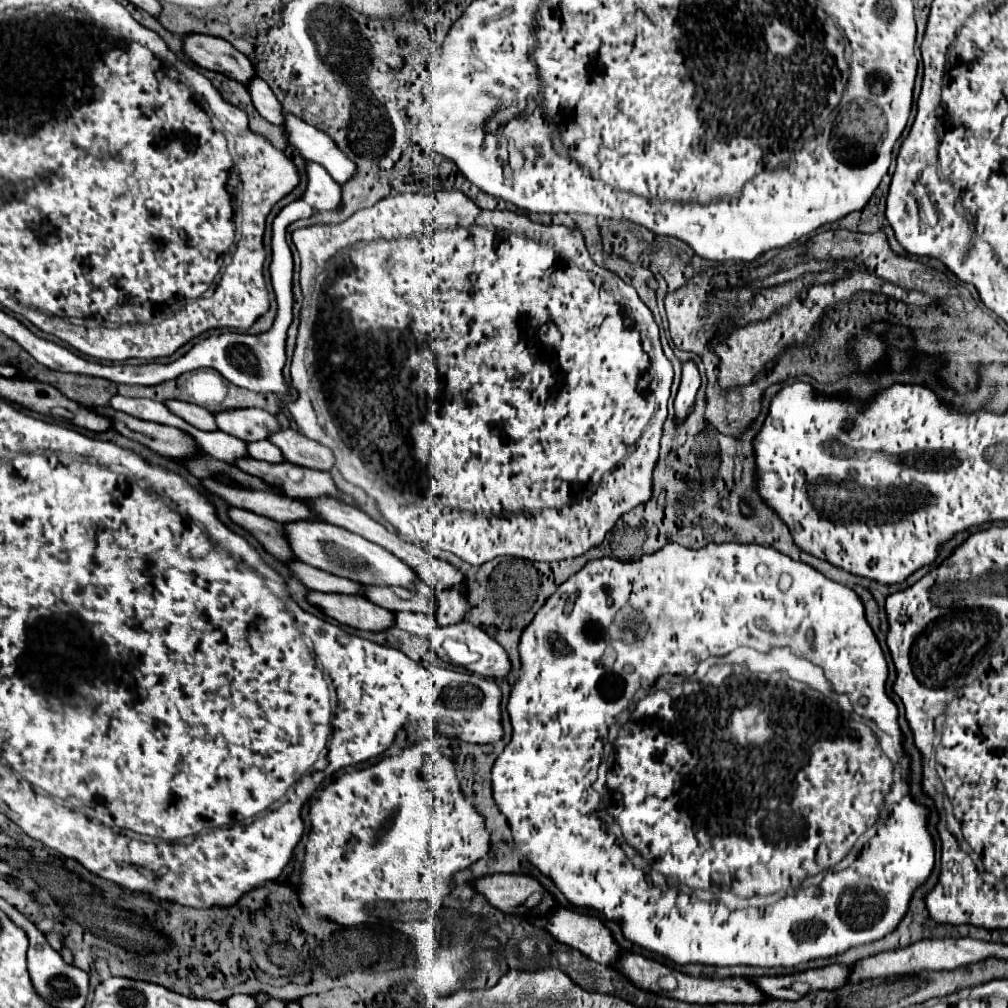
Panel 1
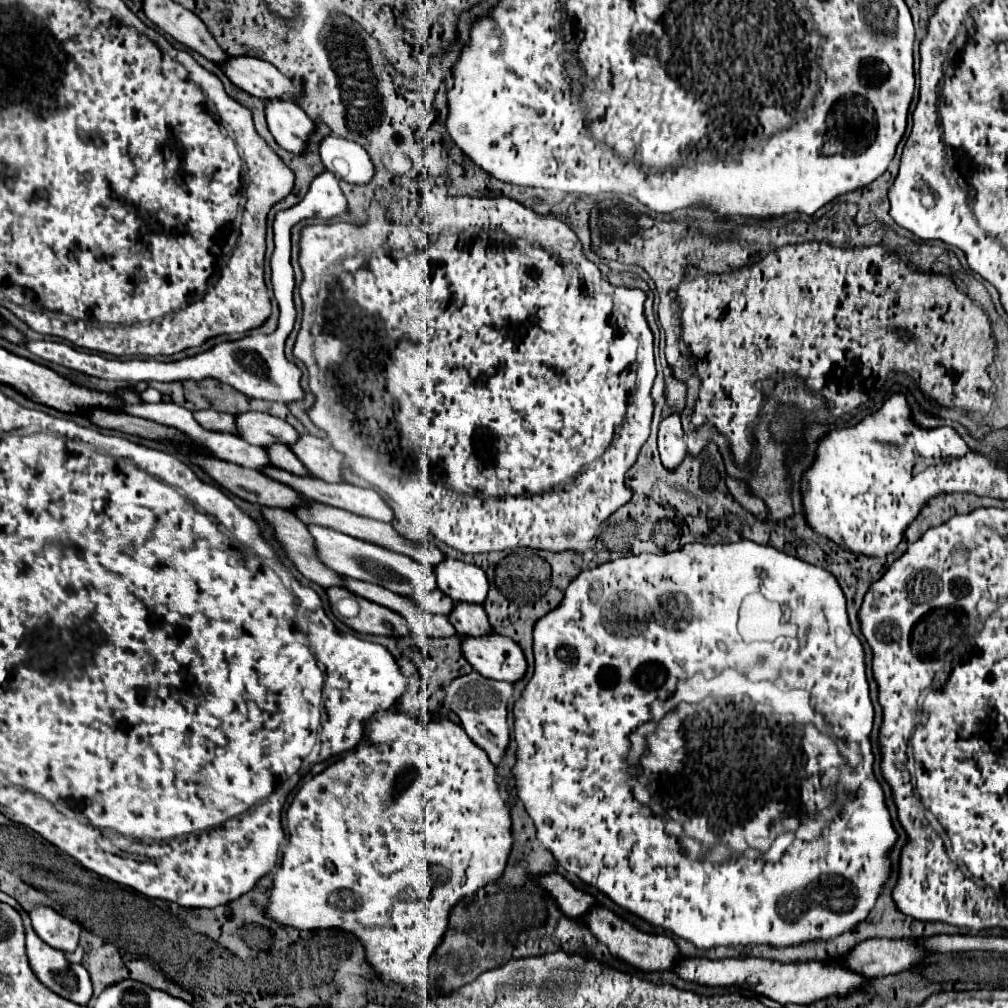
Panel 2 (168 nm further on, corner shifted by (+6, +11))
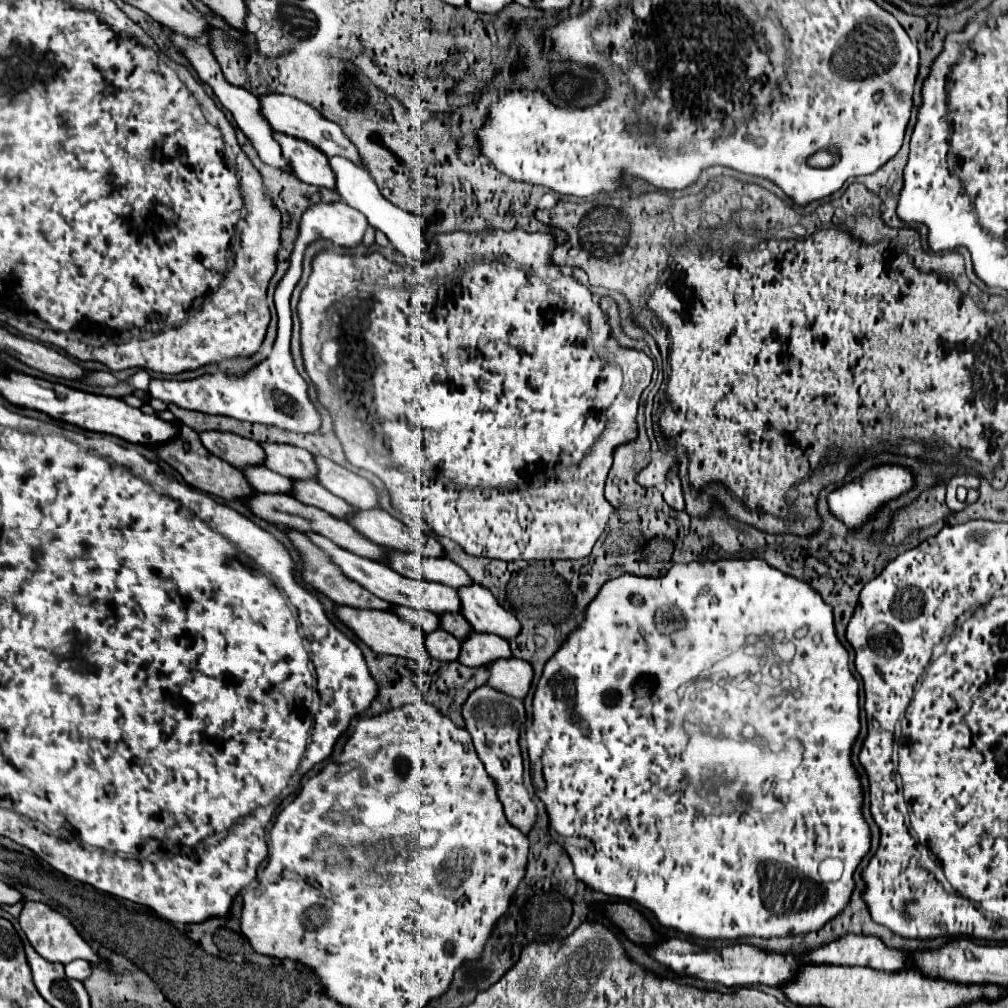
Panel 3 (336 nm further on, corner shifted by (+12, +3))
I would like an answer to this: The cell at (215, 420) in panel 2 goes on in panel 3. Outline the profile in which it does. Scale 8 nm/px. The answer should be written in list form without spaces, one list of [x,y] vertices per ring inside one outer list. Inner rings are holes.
[[[202,432],[202,444],[220,460],[242,470],[252,464],[264,464],[264,448],[254,440],[246,440],[230,432]]]

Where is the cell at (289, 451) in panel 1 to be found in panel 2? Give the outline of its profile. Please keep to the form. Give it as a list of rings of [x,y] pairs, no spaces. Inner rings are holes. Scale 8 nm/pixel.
[[[300,434],[300,438],[290,446],[290,450],[298,456],[298,460],[310,470],[314,476],[322,476],[322,480],[328,482],[340,482],[340,466],[344,462],[344,456],[332,448],[332,444],[326,438]]]

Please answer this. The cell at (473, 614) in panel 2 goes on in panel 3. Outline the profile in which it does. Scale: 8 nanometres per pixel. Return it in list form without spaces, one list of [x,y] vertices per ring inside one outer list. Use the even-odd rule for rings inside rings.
[[[472,632],[466,640],[462,640],[460,662],[464,666],[480,668],[480,666],[488,666],[492,660],[510,658],[510,656],[512,656],[510,646],[500,636]]]

